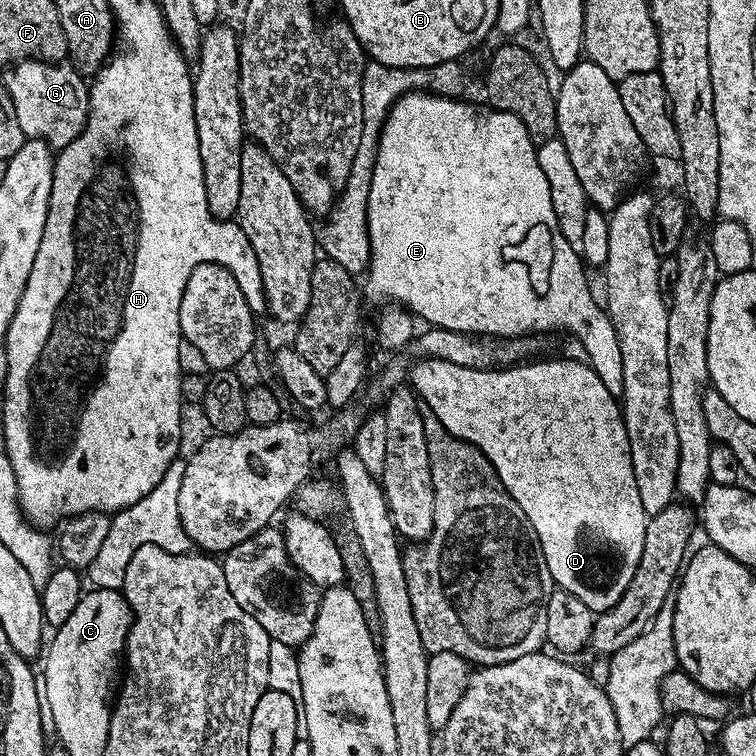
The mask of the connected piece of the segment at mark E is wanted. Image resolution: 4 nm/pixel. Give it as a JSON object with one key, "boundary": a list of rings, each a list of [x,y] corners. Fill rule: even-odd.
{"boundary":[[[411,92],[401,98],[390,111],[384,120],[384,129],[380,131],[380,141],[376,147],[376,161],[374,162],[374,170],[370,178],[370,198],[368,199],[368,237],[370,238],[370,250],[372,258],[370,267],[366,273],[366,281],[368,280],[368,292],[366,288],[366,296],[372,300],[388,300],[384,302],[395,302],[397,305],[403,306],[409,312],[415,314],[425,325],[433,328],[445,328],[446,330],[454,330],[455,332],[467,332],[477,336],[486,336],[489,338],[503,338],[505,336],[530,336],[533,334],[545,334],[544,332],[569,332],[578,343],[584,347],[583,355],[586,357],[587,363],[592,365],[592,369],[598,374],[598,378],[602,378],[602,382],[606,386],[606,390],[610,390],[610,394],[619,398],[622,394],[622,346],[618,342],[618,334],[612,325],[612,319],[608,317],[607,311],[598,301],[592,297],[592,288],[588,285],[588,276],[586,264],[581,257],[581,253],[570,243],[566,242],[566,238],[562,238],[562,230],[558,230],[558,218],[554,218],[554,202],[550,202],[550,186],[546,182],[546,174],[542,174],[542,166],[538,166],[538,158],[536,157],[537,145],[533,144],[530,134],[526,134],[526,126],[522,126],[522,122],[518,122],[518,118],[514,118],[514,114],[509,112],[499,112],[497,108],[491,106],[483,106],[479,108],[476,104],[467,104],[467,99],[453,98],[451,96],[433,96],[430,92]]]}

